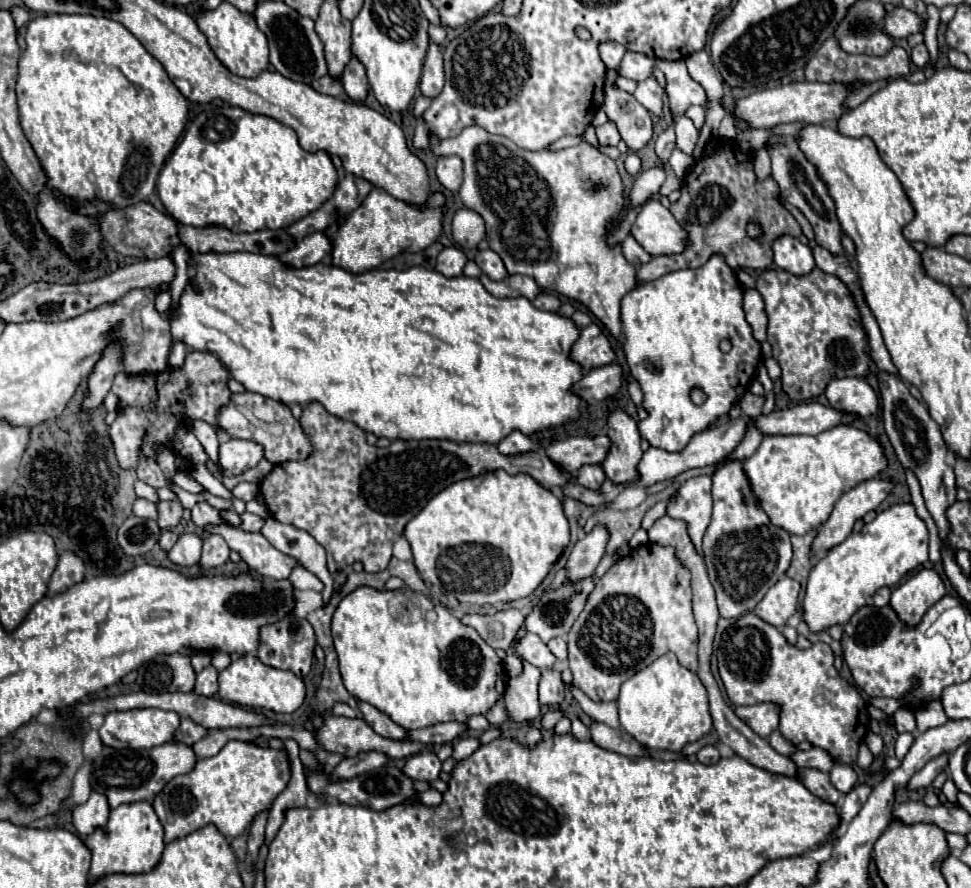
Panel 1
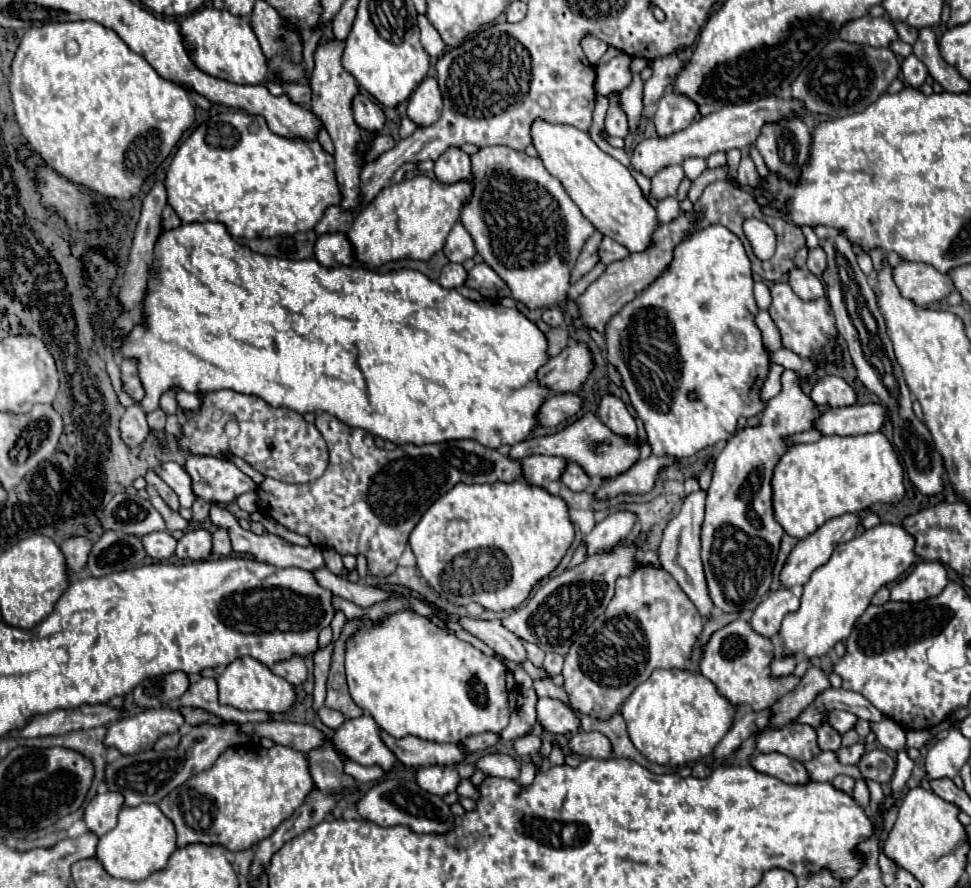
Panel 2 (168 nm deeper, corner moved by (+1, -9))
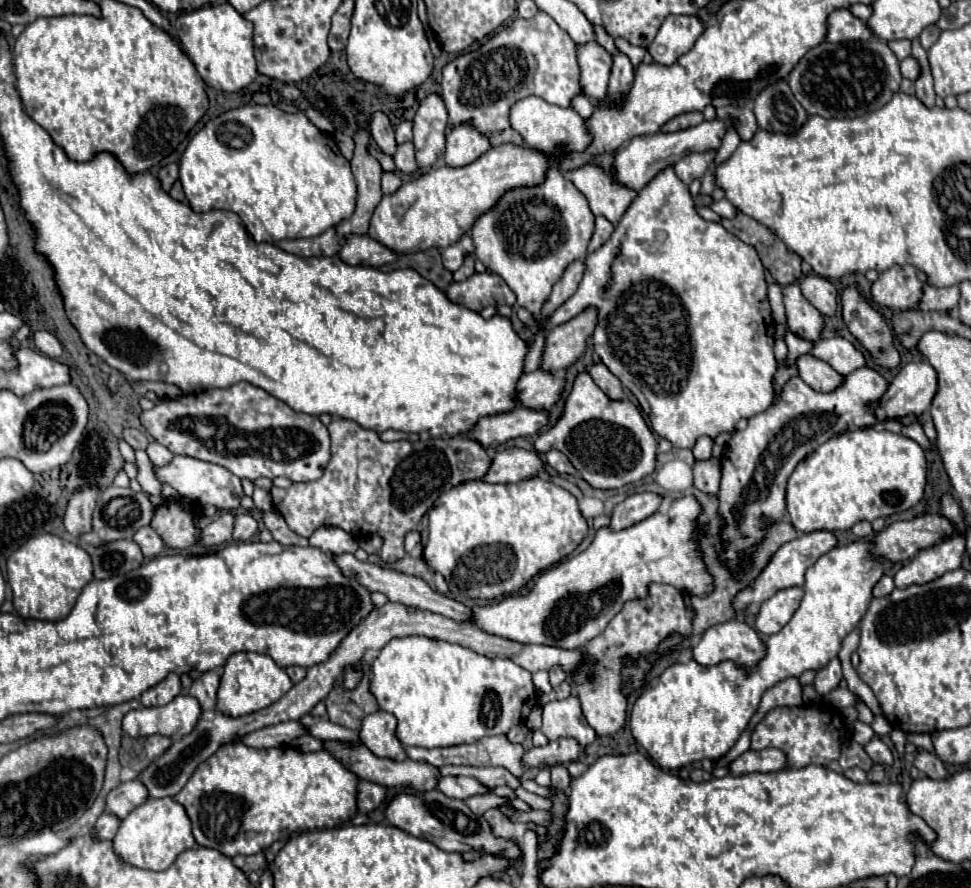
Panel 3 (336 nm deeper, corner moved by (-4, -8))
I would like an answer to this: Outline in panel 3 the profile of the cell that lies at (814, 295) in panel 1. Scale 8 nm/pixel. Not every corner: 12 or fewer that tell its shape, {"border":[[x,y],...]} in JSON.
{"border":[[797,283],[783,287],[789,329],[817,341],[823,315],[803,299]]}

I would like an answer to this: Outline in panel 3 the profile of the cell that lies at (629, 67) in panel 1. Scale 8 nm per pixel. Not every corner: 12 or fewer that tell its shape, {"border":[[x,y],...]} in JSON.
{"border":[[599,43],[577,45],[583,93],[607,97],[613,57]]}

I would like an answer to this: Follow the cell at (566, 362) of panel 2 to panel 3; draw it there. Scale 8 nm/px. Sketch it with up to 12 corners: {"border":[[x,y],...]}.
{"border":[[545,369],[523,373],[521,403],[551,409],[565,379]]}

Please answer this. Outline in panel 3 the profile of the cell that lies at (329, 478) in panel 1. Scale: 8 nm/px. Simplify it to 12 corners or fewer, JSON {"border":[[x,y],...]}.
{"border":[[333,419],[323,477],[271,489],[301,537],[377,533],[383,563],[439,495],[483,479],[479,441],[385,443]]}

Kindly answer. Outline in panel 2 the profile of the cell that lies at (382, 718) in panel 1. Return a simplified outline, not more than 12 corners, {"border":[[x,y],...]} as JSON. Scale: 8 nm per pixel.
{"border":[[416,736],[382,740],[406,766],[452,766],[468,756],[462,744]]}

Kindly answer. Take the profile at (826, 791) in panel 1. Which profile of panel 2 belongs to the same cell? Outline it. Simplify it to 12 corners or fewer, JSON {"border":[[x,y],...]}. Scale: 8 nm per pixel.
{"border":[[778,752],[754,754],[754,770],[788,784],[810,780],[800,762]]}

